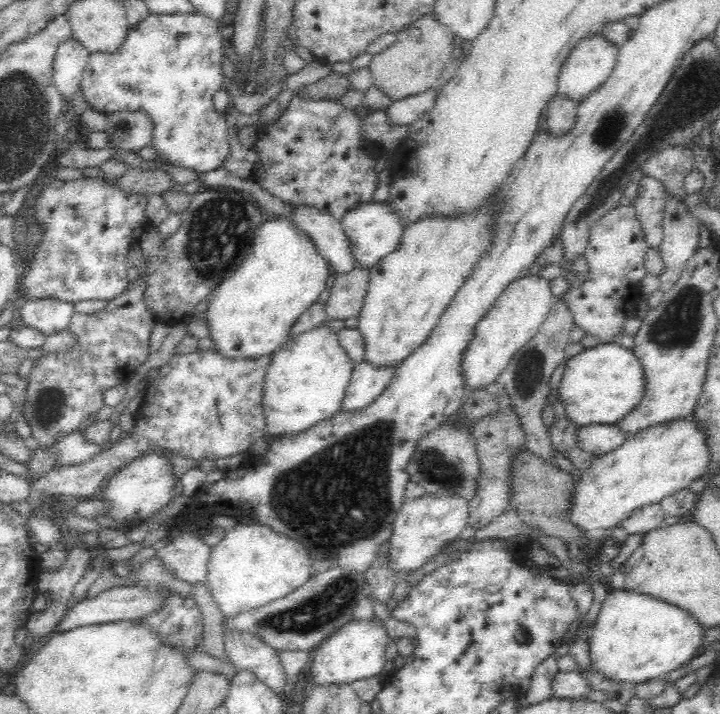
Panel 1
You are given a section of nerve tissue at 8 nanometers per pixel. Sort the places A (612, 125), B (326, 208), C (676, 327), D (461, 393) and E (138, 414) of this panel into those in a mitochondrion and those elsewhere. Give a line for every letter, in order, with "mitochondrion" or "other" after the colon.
A: mitochondrion
B: other
C: mitochondrion
D: other
E: other

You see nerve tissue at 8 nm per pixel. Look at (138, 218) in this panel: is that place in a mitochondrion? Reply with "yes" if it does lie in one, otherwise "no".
no

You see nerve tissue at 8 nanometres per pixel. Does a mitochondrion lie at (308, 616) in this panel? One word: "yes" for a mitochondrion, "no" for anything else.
yes

